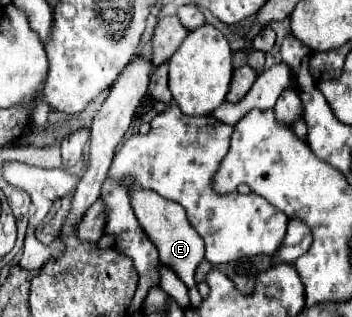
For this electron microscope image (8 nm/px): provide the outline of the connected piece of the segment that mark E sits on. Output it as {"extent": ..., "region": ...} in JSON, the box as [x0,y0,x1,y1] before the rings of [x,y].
{"extent":[131,190,203,288],"region":[[[135,190],[131,200],[133,200],[131,202],[133,212],[135,212],[141,228],[145,230],[147,238],[153,242],[153,246],[159,252],[159,262],[163,266],[167,266],[169,270],[173,270],[187,288],[193,288],[195,270],[203,260],[203,240],[201,240],[201,236],[195,234],[193,226],[189,224],[183,206],[159,196],[157,192],[151,192],[151,190]]]}

